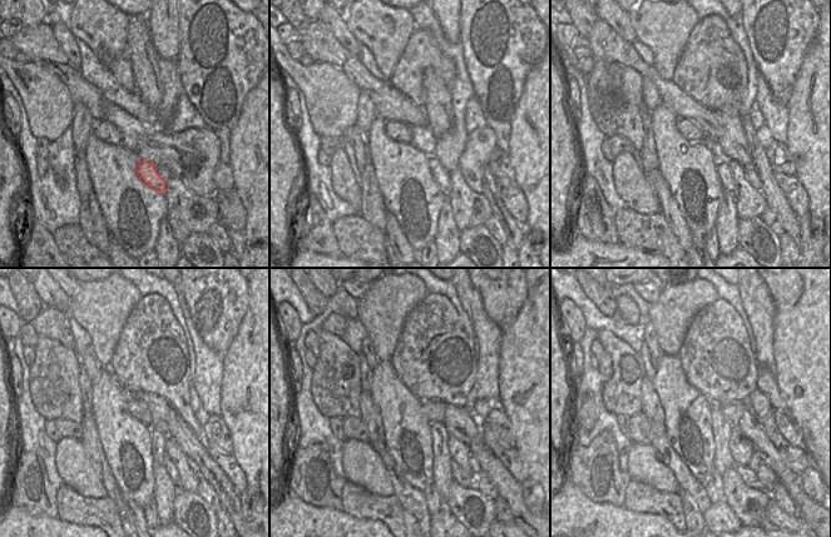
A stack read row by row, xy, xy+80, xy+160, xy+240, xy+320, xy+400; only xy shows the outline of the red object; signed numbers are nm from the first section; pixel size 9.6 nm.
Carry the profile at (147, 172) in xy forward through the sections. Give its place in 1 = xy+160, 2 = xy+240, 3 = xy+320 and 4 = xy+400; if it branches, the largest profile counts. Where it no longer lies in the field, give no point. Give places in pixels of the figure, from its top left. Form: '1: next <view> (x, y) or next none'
1: next xy+160 (722, 169)
2: next xy+240 (171, 468)
3: next xy+320 (464, 478)
4: next xy+400 (750, 477)

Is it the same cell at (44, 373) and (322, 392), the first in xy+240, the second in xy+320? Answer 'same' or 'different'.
same

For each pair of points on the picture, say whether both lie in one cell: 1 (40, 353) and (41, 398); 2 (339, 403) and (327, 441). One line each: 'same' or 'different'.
1: same
2: different

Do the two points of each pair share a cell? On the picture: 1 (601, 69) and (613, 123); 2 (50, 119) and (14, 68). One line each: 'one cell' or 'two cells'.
1: one cell
2: one cell

